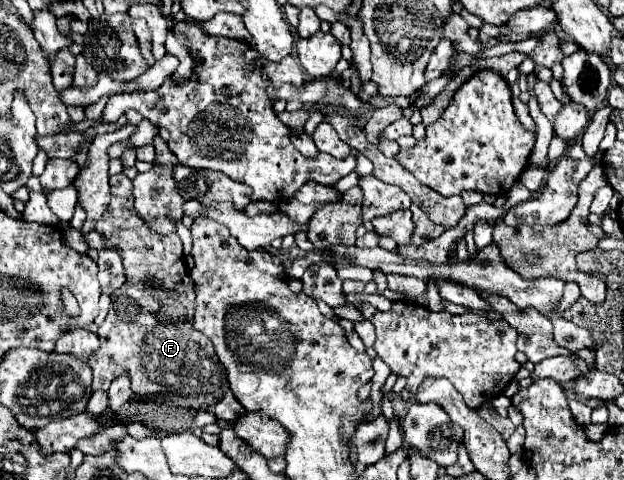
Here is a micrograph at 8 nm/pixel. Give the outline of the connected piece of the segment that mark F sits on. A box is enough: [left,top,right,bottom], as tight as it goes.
[82,174,244,420]

